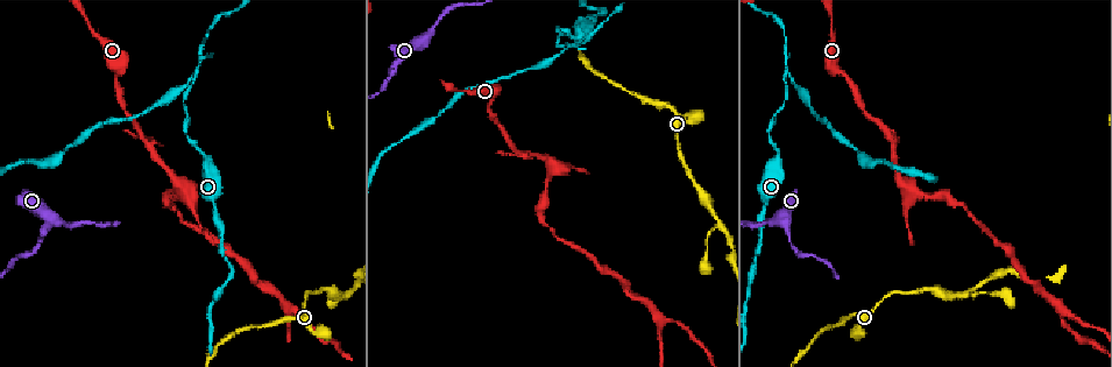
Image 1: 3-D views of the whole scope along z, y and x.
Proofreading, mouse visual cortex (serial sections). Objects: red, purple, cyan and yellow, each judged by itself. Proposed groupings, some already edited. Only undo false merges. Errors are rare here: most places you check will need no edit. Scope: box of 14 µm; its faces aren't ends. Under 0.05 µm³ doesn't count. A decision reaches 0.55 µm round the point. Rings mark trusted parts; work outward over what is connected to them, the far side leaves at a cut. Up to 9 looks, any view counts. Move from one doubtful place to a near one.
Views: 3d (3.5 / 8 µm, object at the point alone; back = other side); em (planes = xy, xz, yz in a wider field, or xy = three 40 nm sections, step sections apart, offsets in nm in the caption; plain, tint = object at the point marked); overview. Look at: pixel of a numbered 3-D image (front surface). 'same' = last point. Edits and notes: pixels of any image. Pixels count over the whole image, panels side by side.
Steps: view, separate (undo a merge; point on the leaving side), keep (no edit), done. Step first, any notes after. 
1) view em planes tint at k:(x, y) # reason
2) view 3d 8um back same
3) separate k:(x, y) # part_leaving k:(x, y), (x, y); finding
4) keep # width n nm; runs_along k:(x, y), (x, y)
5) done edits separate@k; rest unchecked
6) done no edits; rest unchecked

view 3d 8um at 1:(720, 227) # arms part here

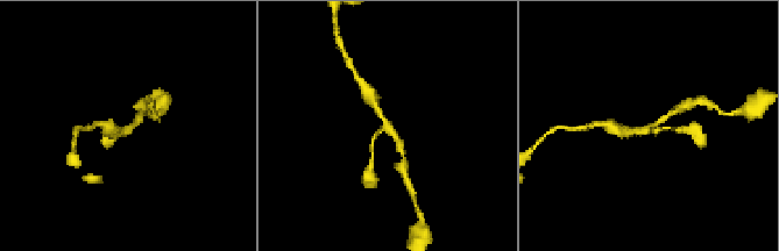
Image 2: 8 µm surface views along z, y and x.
view em xy step 2 tint at 2:(387, 128) # arms 3; arm_widths 150, 200, 250 nm; shape alone is not enough

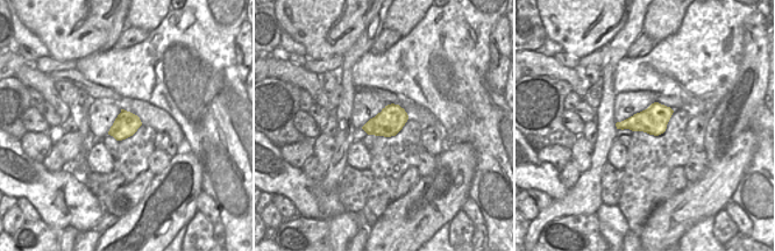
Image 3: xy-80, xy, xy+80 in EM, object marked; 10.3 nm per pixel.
keep # runs_along 2:(373, 100), (387, 128), (373, 138), (372, 153); all the same cell

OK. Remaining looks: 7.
view 3d 3.5um at 1:(662, 323) # three arms meet

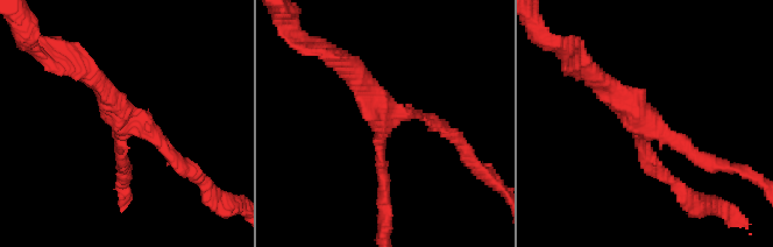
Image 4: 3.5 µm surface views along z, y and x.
view em xy step 3 plain at 4:(641, 120) # need the tissue

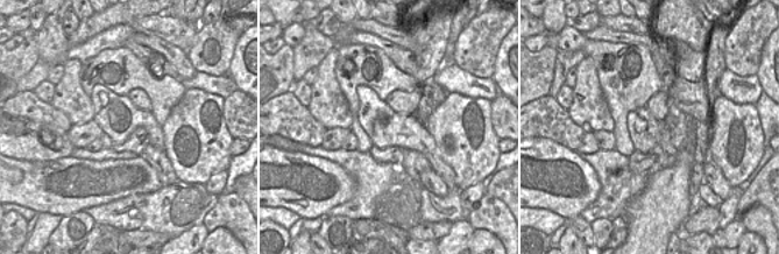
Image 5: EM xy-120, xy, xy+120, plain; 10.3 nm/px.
view em xy step 3 tint same

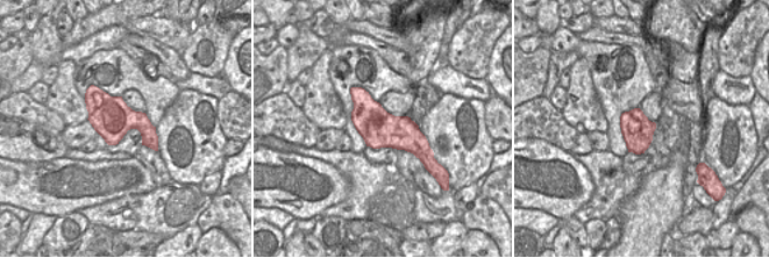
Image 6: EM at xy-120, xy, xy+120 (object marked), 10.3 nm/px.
keep # arm_widths 150, 200, 250 nm; runs_along 6:(353, 91), (426, 153); all the same cell

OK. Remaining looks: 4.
view 3d 3.5um back at 1:(39, 245) # narrows sharply

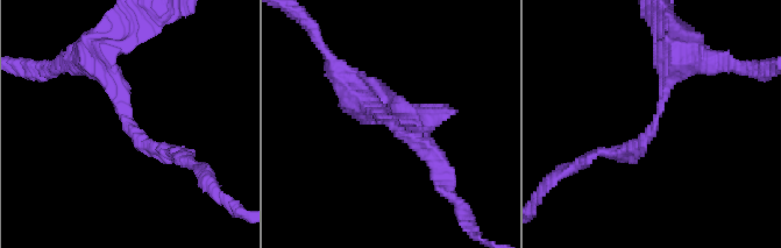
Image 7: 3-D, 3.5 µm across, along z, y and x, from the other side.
view em xy step 5 tint at 7:(657, 117) # shape alone is not enough

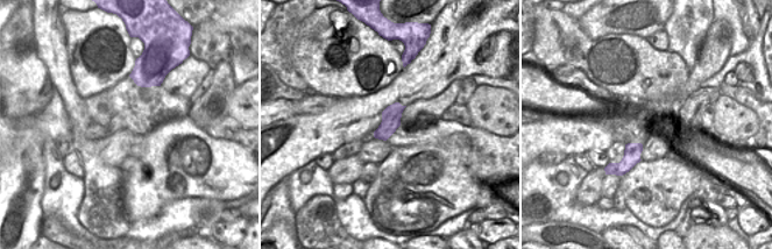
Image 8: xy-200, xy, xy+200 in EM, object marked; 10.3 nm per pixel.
keep # arm_widths 200, 400 nm; runs_along 7:(100, 49), (135, 135), (178, 153); continuous, no second cell

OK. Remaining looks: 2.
view 3d 3.5um at 1:(785, 78) # three-way junction

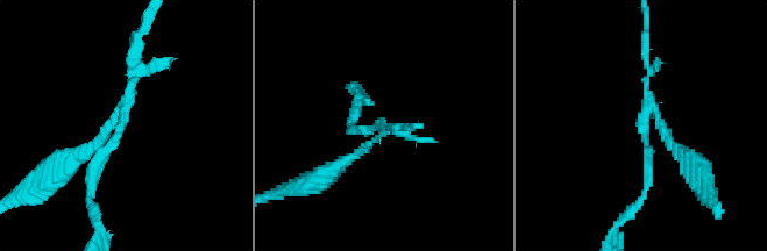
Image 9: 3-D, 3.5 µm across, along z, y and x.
view em planes tint at 9:(382, 127) # arms 3; arm_widths 100, 150, 150 nm; need the tissue

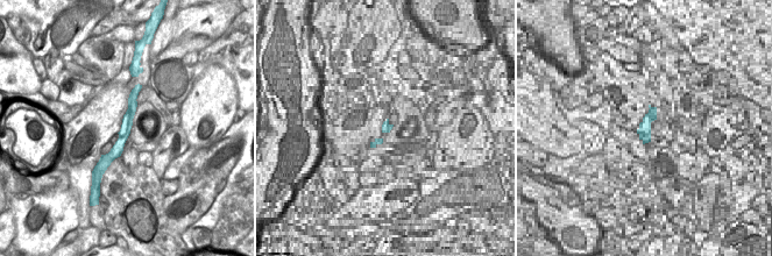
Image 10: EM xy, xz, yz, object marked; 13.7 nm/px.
separate 9:(97, 143) # two cells meet here

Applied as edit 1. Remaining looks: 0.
done edits separate@9; rest unchecked

